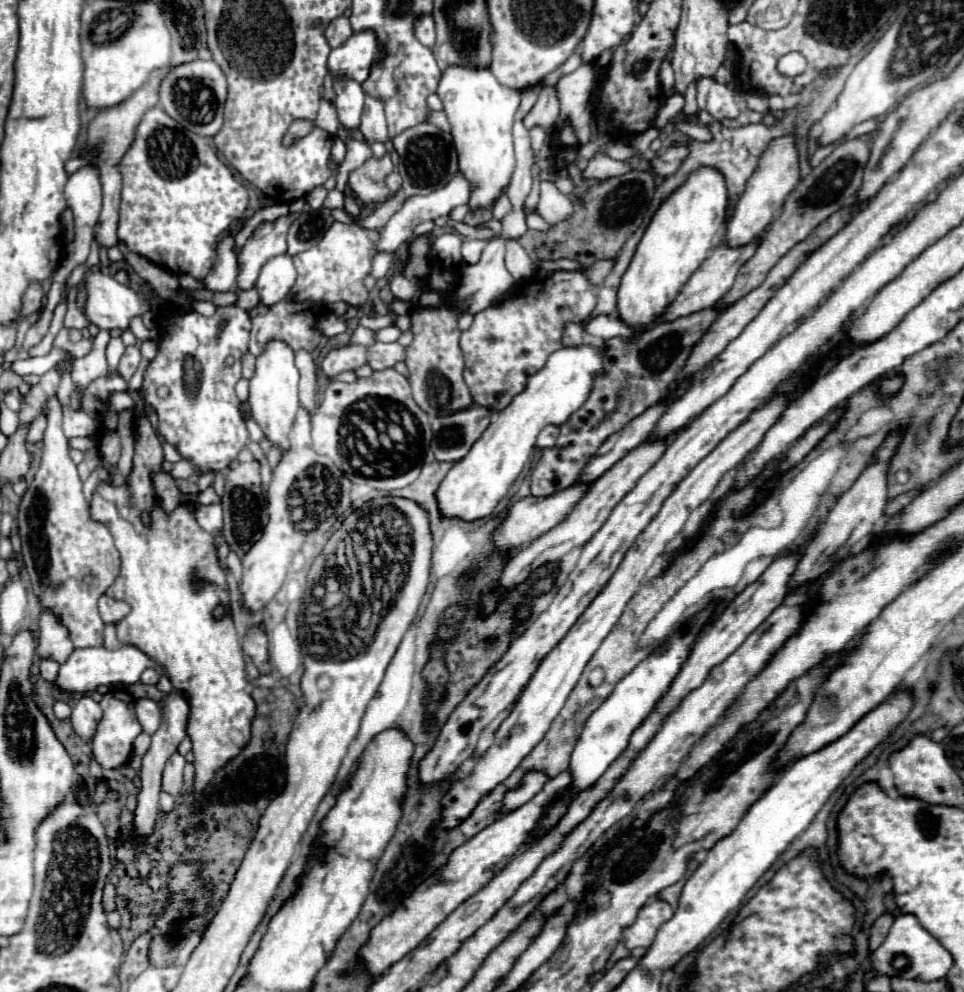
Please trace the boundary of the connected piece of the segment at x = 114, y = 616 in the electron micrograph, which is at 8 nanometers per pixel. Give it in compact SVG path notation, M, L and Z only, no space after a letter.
M107 595L99 597L99 615L105 623L117 623L121 617L125 617L125 613L129 613L129 605L123 601L113 601Z

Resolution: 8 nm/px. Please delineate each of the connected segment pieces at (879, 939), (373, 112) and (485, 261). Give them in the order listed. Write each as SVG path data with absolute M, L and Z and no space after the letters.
M889 913L881 915L881 917L873 923L873 927L871 927L871 935L869 935L869 953L873 953L873 951L885 941L891 923L893 923L893 915L889 915Z
M367 93L365 109L361 117L361 127L367 141L387 141L387 121L385 121L385 105L381 99L375 99Z
M495 237L483 249L479 263L463 267L461 281L459 281L459 287L457 287L457 297L453 297L453 305L457 305L459 311L479 313L479 311L483 311L491 305L497 305L497 301L503 301L505 297L509 297L513 293L515 285L517 285L515 277L505 267L505 243L499 237Z

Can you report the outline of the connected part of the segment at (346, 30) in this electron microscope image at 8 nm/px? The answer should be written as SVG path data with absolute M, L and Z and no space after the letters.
M337 17L329 23L329 29L325 31L325 37L329 37L329 45L331 47L339 47L343 45L349 37L353 35L353 29L351 29L351 23L347 17Z

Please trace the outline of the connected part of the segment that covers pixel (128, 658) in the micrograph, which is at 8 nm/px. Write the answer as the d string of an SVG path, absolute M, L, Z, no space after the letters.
M121 645L119 649L105 649L105 647L87 647L87 649L75 649L69 657L69 661L65 665L61 665L59 669L59 675L55 679L55 685L59 685L61 691L67 691L67 693L91 693L95 691L99 685L111 685L111 683L123 683L123 685L131 685L131 683L137 683L141 673L145 669L153 667L161 679L159 679L159 689L169 693L171 691L171 681L167 677L167 673L149 657L145 655L139 647L133 647L133 645Z

